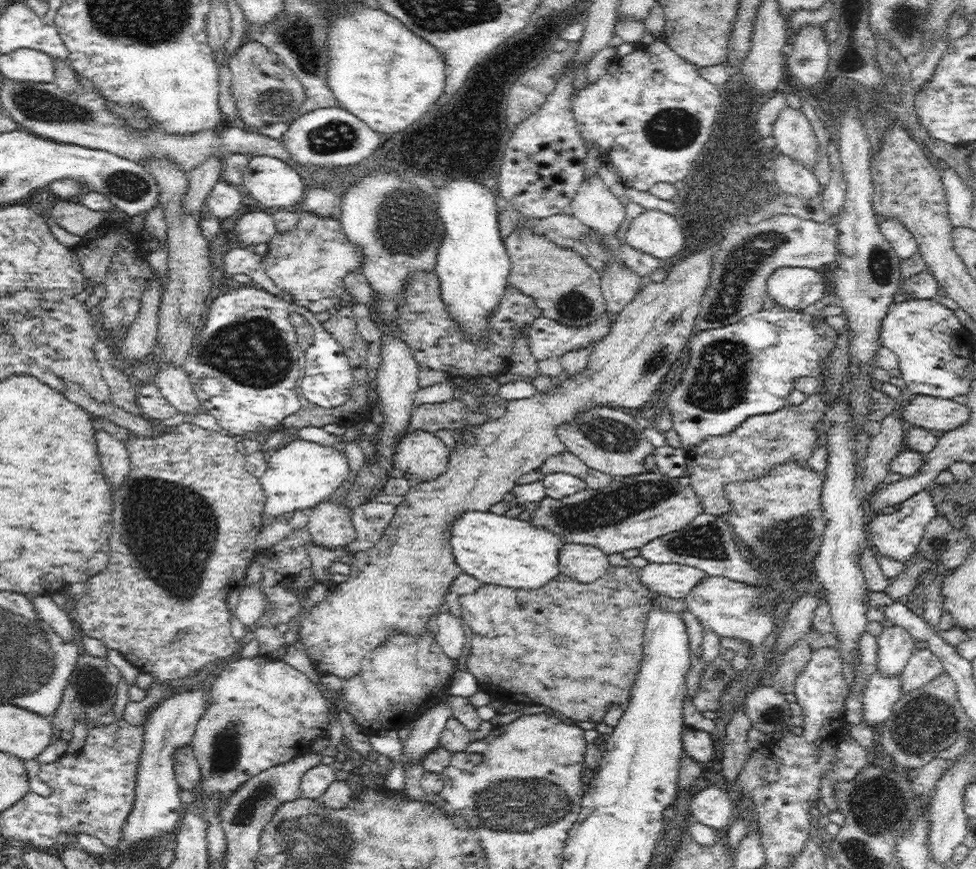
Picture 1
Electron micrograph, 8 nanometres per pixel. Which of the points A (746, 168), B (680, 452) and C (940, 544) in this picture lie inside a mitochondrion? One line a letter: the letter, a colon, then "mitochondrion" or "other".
A: mitochondrion
B: other
C: mitochondrion

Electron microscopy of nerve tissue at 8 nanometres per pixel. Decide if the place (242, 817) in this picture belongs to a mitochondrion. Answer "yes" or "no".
yes

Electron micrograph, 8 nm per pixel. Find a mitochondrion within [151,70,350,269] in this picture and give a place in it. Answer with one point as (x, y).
(272, 101)

